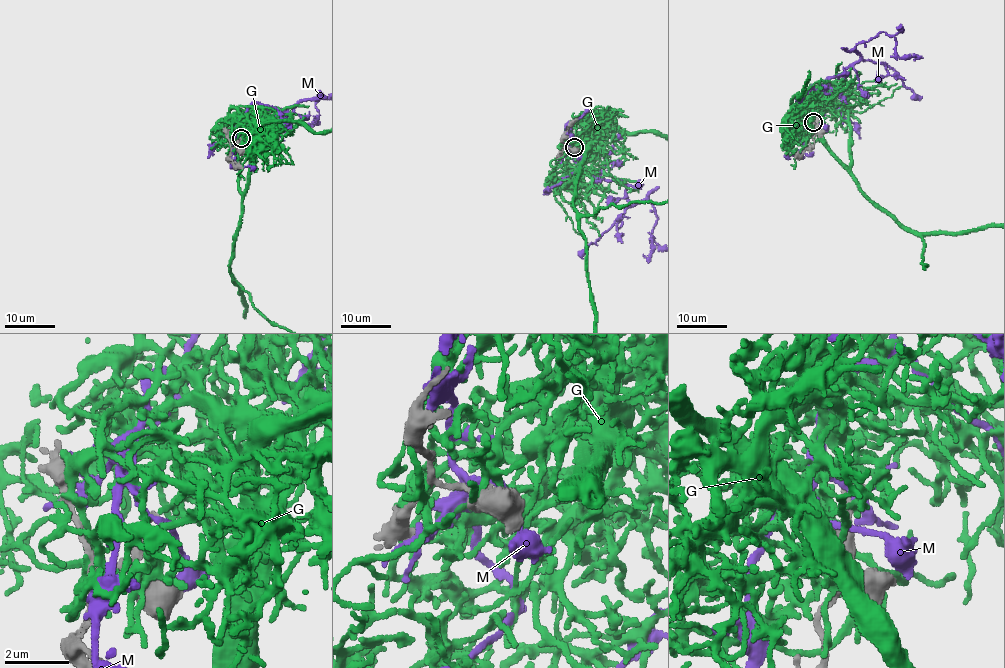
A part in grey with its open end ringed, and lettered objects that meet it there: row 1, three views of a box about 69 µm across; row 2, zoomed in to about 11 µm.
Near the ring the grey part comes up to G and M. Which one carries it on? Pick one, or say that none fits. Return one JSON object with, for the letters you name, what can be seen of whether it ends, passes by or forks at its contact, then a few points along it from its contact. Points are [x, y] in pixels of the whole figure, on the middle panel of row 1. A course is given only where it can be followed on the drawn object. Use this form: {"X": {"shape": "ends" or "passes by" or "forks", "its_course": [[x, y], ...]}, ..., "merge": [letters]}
{"merge": []}

